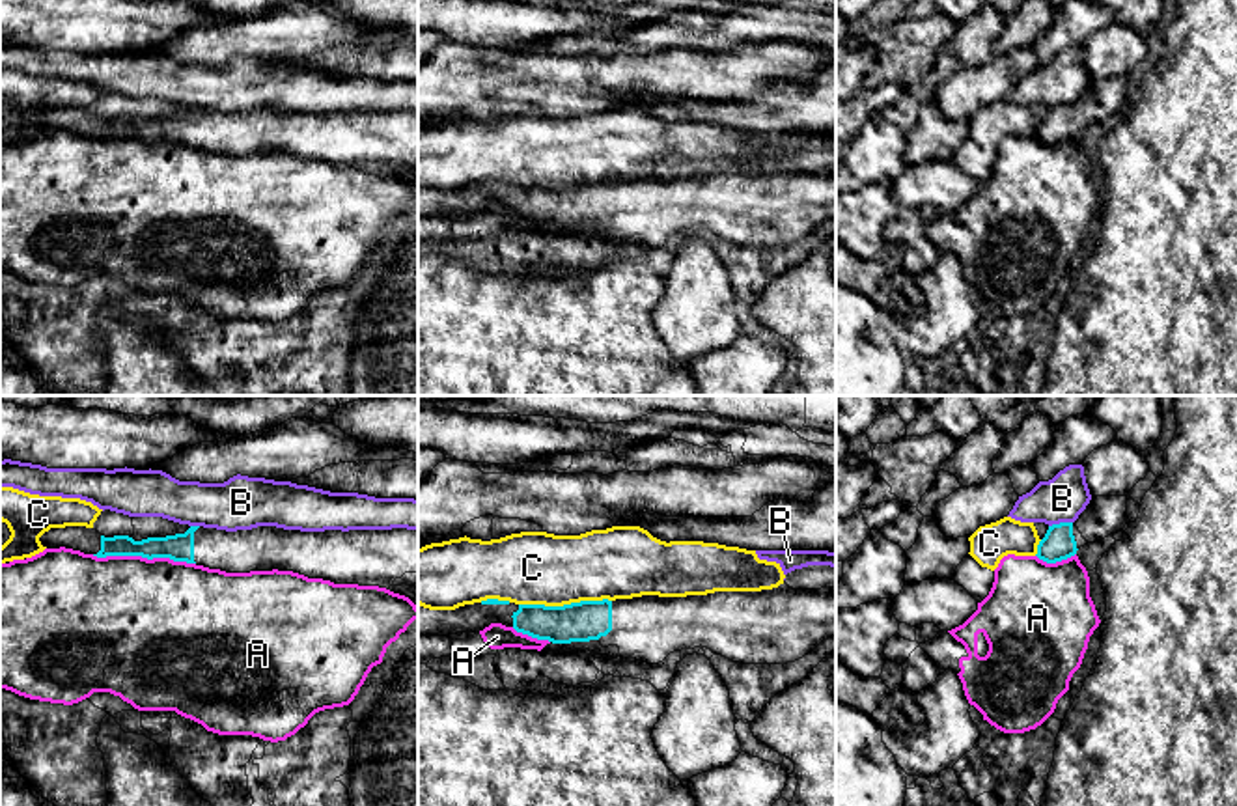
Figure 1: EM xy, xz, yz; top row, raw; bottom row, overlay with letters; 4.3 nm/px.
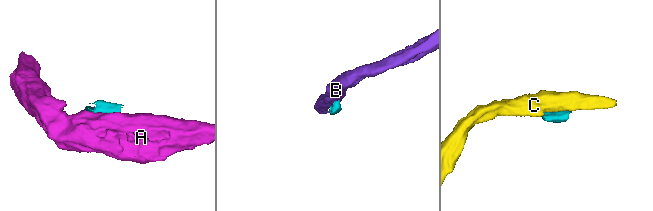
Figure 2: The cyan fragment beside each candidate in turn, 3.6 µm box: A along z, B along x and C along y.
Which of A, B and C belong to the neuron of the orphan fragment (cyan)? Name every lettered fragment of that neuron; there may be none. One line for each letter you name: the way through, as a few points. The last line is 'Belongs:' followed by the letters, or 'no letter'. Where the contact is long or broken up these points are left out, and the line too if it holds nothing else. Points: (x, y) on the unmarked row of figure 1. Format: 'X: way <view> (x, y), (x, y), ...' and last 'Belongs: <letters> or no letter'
Belongs: no letter

